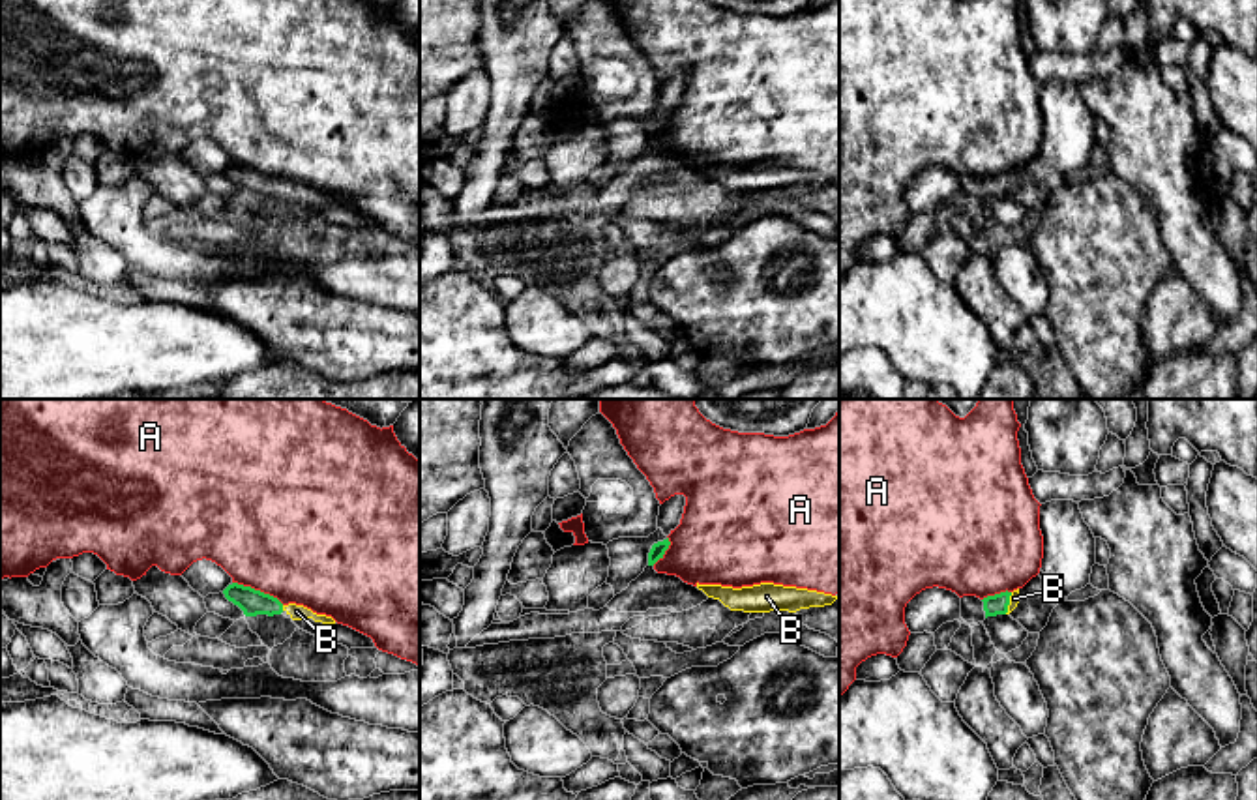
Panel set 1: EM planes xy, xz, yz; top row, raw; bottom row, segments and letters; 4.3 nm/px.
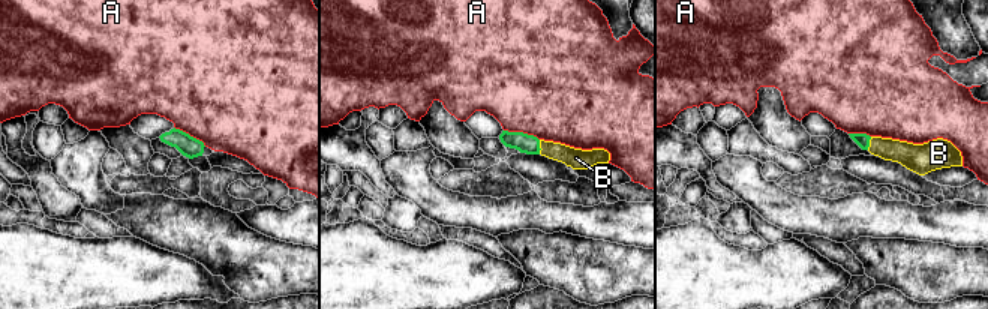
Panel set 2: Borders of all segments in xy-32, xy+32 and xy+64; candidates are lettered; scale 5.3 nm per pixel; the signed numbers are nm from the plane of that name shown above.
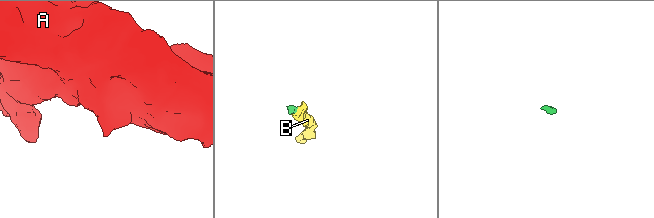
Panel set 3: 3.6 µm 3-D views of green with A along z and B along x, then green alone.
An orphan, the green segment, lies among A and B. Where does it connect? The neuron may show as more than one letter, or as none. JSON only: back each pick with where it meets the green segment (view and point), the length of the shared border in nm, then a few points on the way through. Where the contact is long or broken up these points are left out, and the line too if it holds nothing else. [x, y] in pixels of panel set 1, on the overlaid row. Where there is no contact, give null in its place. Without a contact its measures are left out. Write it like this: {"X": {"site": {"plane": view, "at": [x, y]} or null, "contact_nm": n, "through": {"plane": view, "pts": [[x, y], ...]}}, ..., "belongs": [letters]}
{"B": {"site": {"plane": "xy", "at": [281, 607]}, "contact_nm": 30, "through": {"plane": "xy", "pts": [[251, 602], [281, 607], [296, 611]]}}, "belongs": ["B"]}

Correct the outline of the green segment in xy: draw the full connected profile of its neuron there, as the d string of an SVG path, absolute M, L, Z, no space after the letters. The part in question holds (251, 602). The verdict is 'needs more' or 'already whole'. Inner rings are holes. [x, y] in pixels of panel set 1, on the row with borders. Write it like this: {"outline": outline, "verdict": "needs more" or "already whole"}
{"outline": "M238 583L229 585L223 594L229 601L238 605L245 616L274 616L285 611L292 620L313 618L315 622L335 624L332 616L317 615L311 609L296 603L283 605L277 598Z", "verdict": "needs more"}

